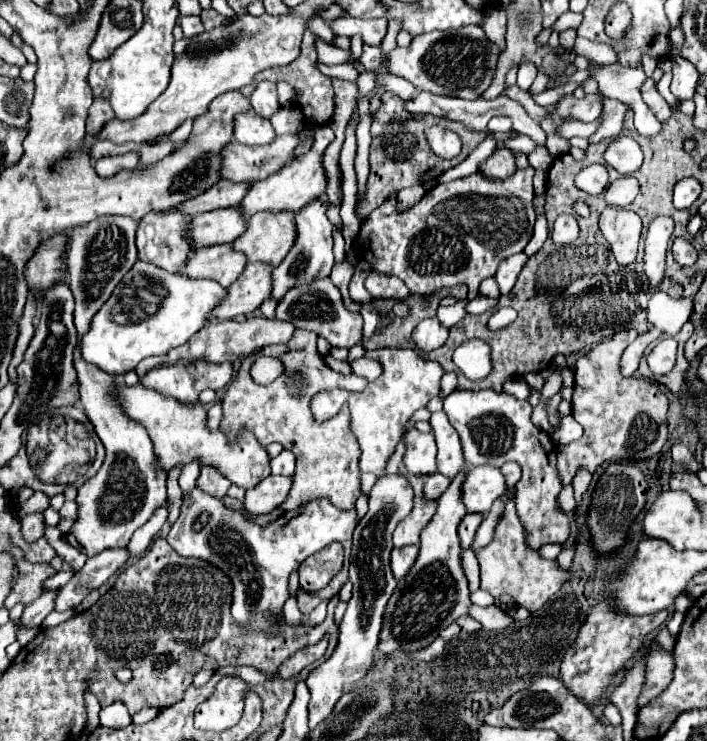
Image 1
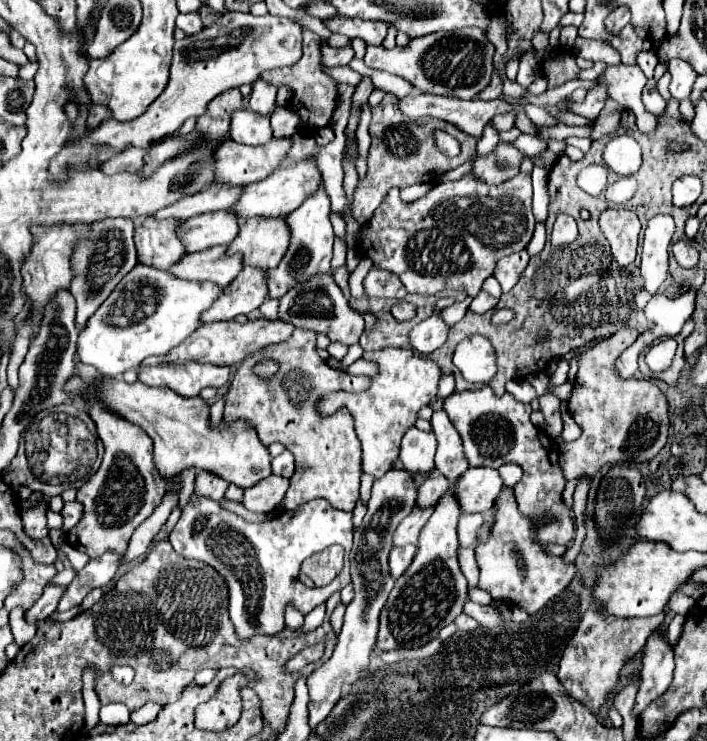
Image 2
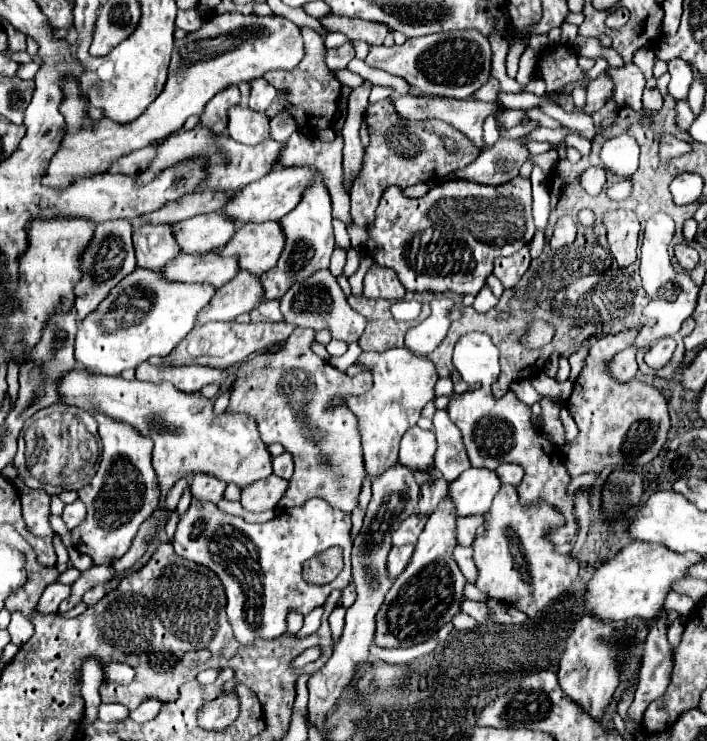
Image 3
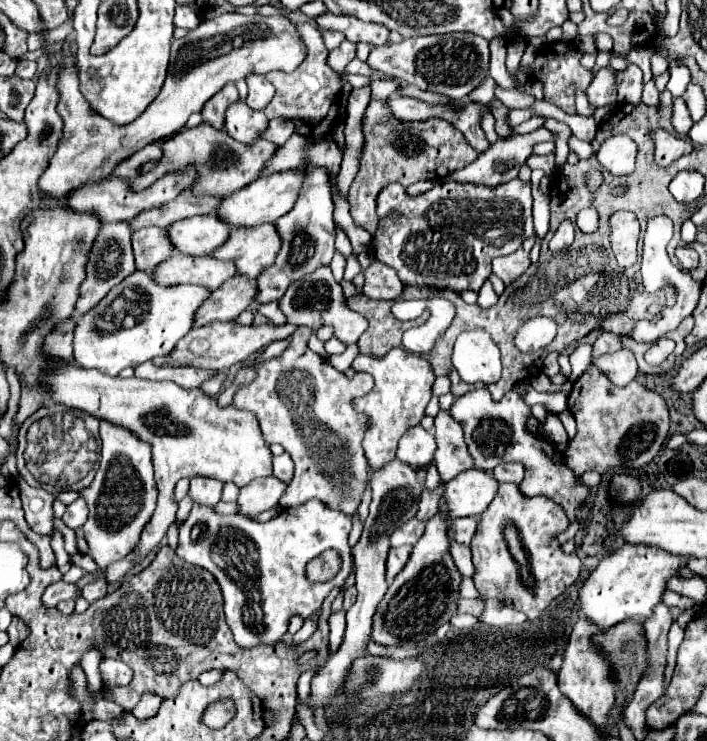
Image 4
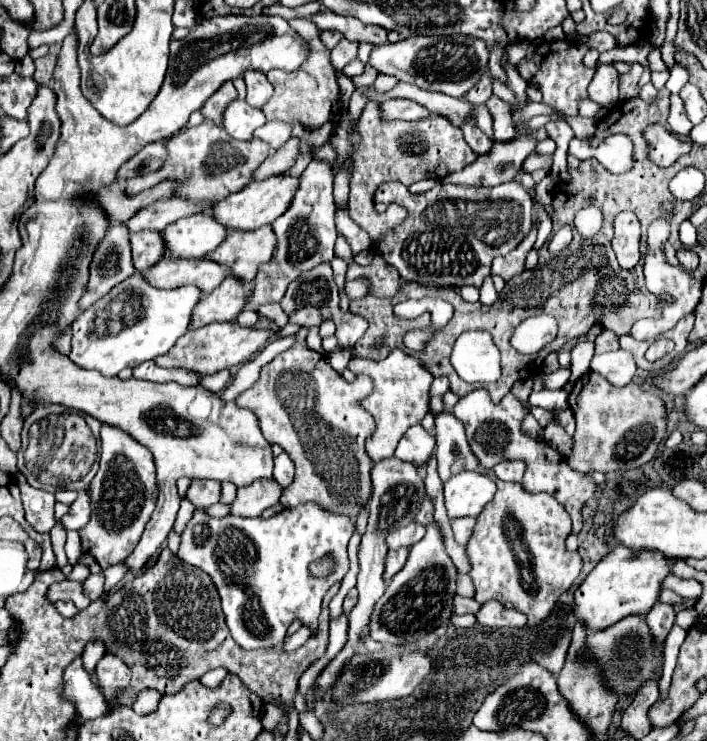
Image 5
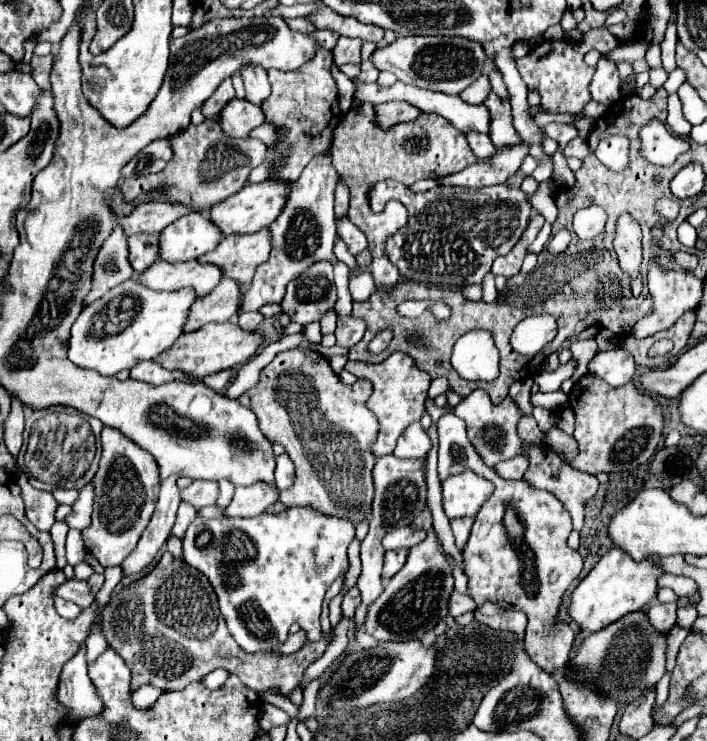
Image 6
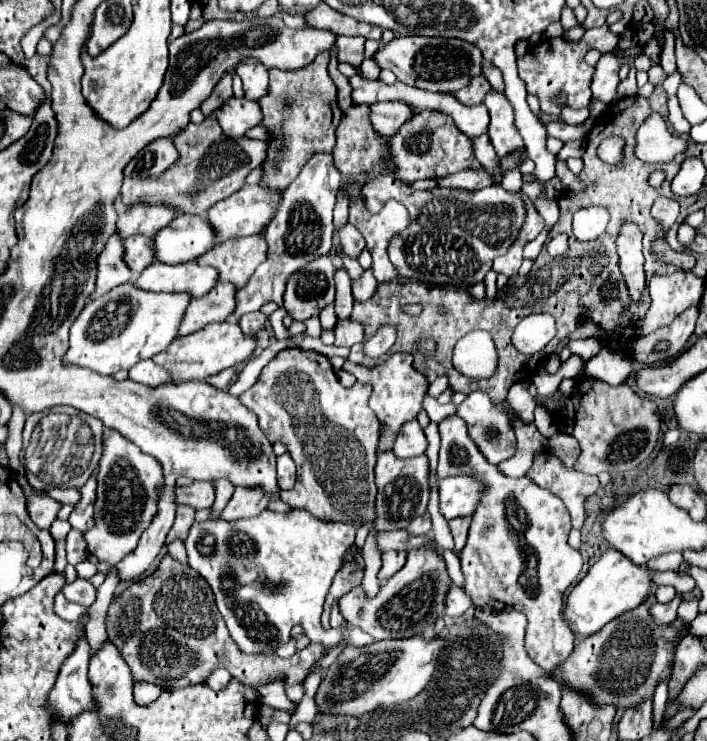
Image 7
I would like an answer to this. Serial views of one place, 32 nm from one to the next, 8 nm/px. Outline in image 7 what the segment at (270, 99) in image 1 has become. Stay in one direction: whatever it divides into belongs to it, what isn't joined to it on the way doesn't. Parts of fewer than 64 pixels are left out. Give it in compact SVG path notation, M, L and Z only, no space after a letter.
M240 62L236 74L244 82L244 92L248 100L258 102L268 94L268 70L258 62Z

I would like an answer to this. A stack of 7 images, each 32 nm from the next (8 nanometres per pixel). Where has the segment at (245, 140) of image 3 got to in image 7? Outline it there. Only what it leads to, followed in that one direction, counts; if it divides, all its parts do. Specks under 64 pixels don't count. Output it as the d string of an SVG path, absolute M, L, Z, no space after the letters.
M230 98L230 102L218 108L216 120L222 126L224 134L228 134L230 138L242 138L246 136L246 130L262 122L262 110L248 98Z

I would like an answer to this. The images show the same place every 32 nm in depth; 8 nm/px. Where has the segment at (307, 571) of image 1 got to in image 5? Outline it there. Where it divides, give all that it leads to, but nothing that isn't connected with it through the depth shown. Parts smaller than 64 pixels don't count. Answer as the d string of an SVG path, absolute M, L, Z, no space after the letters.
M324 556L322 560L316 560L310 564L310 572L314 574L314 578L326 578L330 570L334 570L334 558L330 556Z

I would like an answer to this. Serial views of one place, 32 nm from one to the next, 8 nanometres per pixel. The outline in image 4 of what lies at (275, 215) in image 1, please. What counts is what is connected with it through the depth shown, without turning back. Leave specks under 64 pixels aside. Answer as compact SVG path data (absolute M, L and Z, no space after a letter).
M270 222L250 228L236 226L226 246L220 246L214 256L222 260L234 260L240 274L256 278L264 268L274 264L280 246L282 240L278 236L278 230Z

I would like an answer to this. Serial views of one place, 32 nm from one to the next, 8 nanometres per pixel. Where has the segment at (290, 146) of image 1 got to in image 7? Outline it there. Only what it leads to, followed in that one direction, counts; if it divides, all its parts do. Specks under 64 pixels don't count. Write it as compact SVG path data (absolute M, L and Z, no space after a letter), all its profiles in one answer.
M206 118L202 124L188 124L186 130L182 130L180 134L176 134L176 150L178 150L178 160L160 176L150 176L150 178L130 178L128 182L122 184L122 202L126 206L134 206L134 204L166 204L166 206L178 206L180 210L184 210L184 214L200 214L204 216L204 212L208 208L212 208L216 202L228 198L230 194L238 192L244 186L246 176L258 168L264 162L266 156L266 144L262 140L250 140L250 138L236 138L230 140L230 136L226 136L216 118Z

